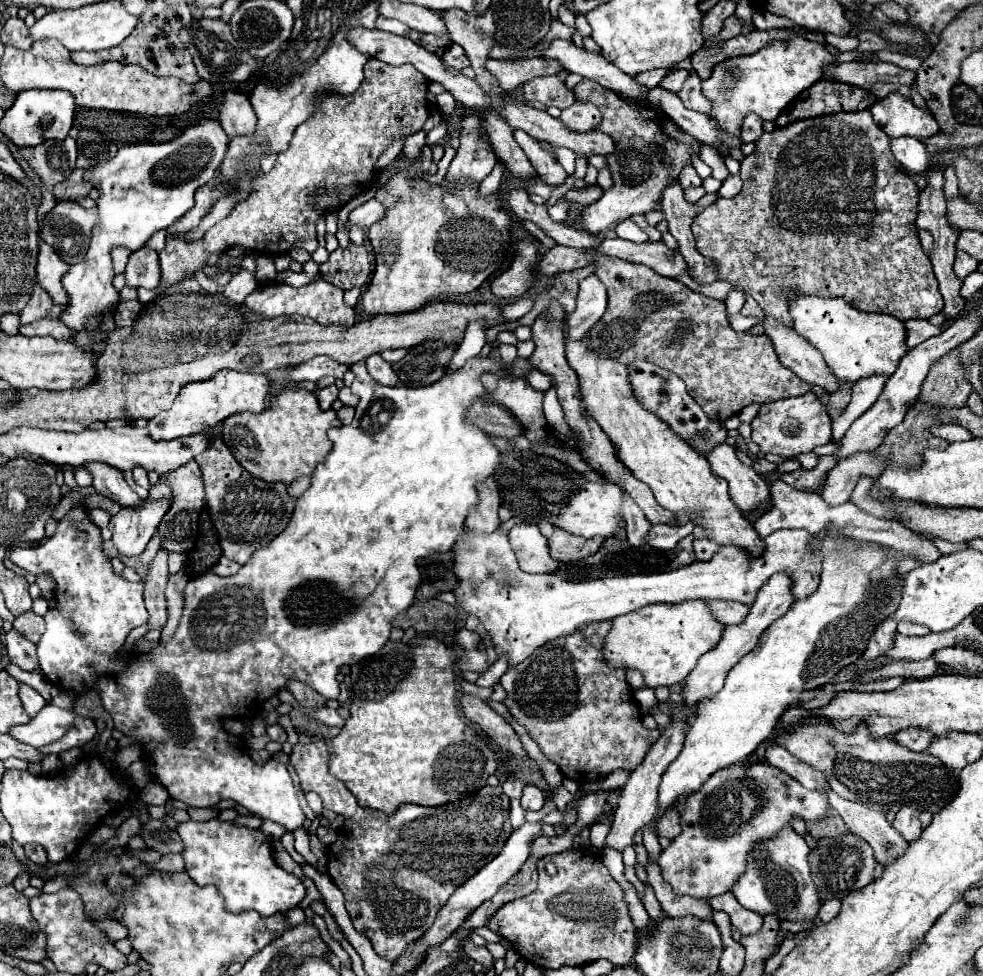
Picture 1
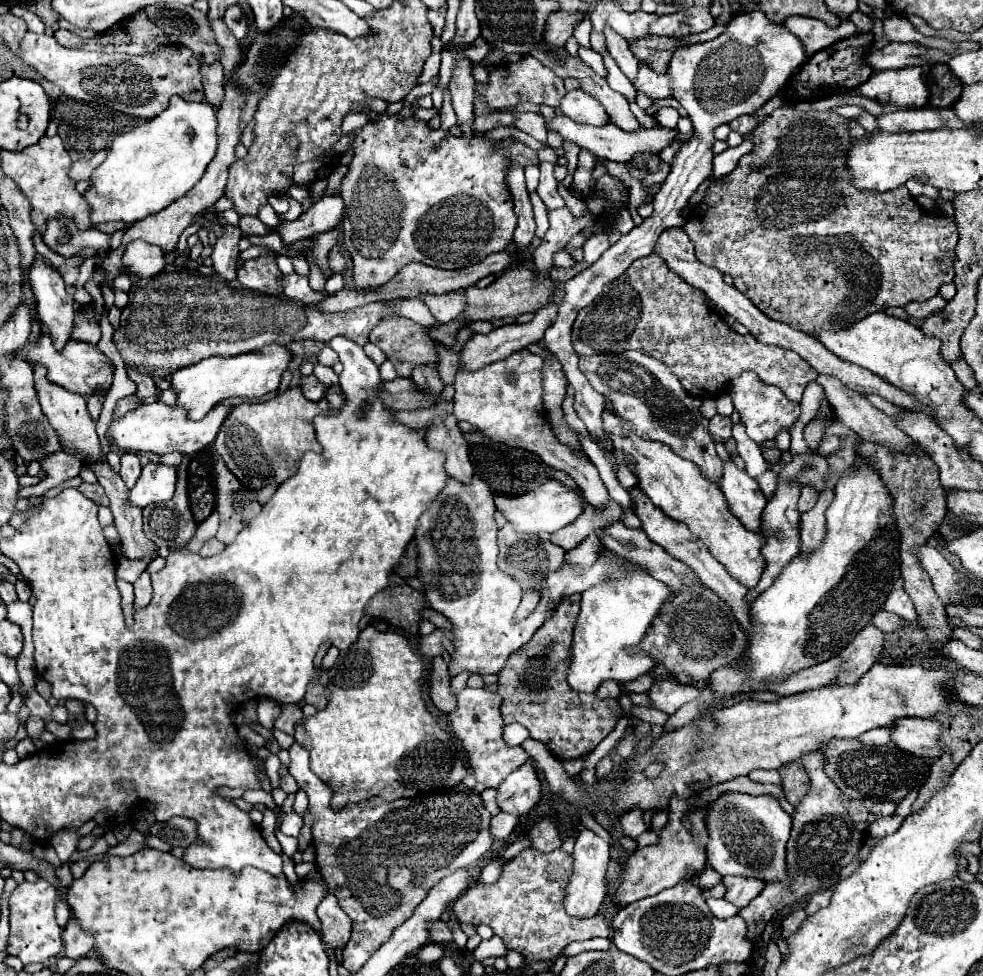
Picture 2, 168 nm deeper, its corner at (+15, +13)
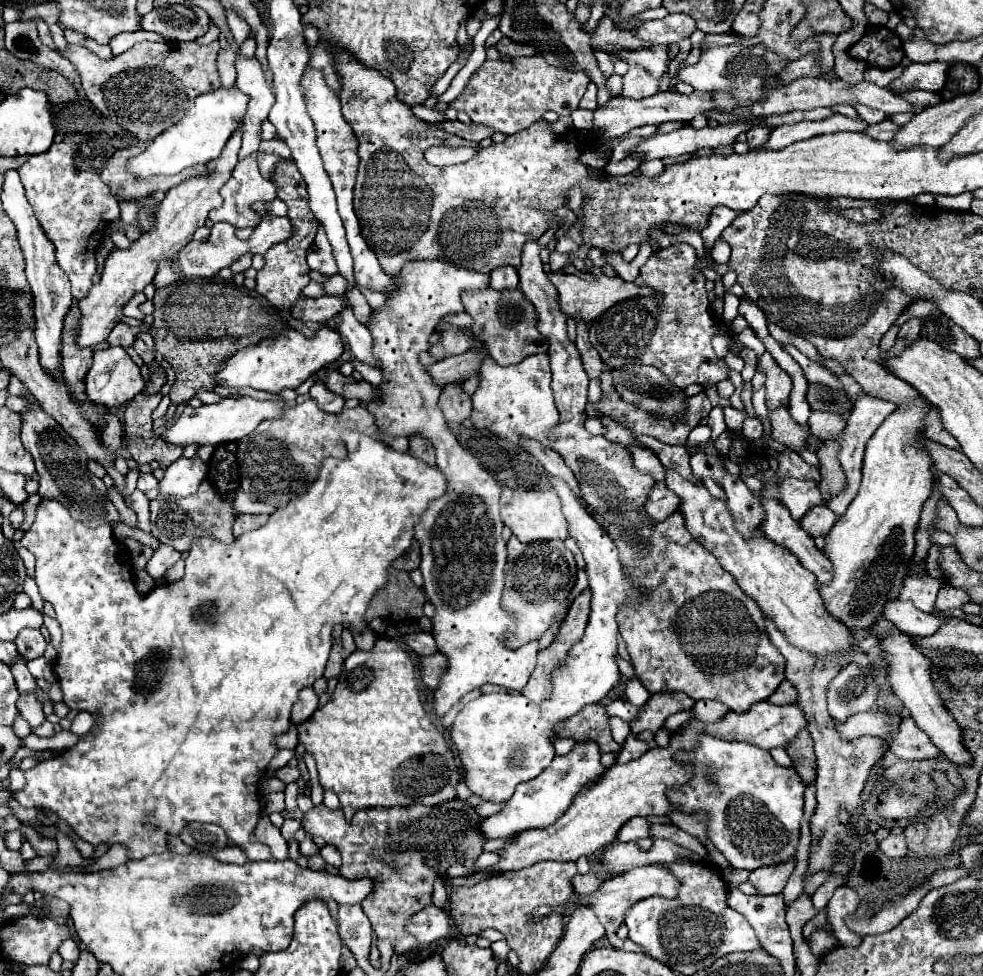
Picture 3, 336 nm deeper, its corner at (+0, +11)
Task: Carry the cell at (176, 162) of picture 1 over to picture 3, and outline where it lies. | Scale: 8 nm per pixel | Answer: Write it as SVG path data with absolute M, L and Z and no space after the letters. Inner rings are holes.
M235 85L231 89L213 89L195 99L195 105L185 113L185 117L161 133L151 145L129 161L129 173L135 177L151 177L151 175L177 175L187 167L209 163L219 157L231 133L235 133L235 125L241 123L243 113L247 111L247 97Z

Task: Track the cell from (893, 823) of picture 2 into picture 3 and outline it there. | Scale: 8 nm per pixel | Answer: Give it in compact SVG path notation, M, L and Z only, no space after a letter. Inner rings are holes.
M889 835L887 839L883 839L879 843L879 847L891 859L903 859L907 855L907 845L905 845L905 837L903 835Z

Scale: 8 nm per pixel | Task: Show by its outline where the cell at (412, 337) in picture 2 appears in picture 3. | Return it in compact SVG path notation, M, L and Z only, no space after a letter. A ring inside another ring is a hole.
M305 67L299 85L307 103L307 113L315 121L317 149L337 193L337 209L355 261L355 281L359 287L387 295L385 305L371 311L371 321L367 325L373 337L373 353L379 361L379 371L383 373L383 383L375 387L383 393L383 401L367 403L367 411L373 413L375 425L389 437L417 435L431 441L437 455L437 467L447 477L447 493L431 501L419 519L419 525L415 525L415 539L421 543L419 569L423 573L423 591L435 607L431 635L439 645L439 653L449 659L447 673L443 673L439 689L433 691L433 713L443 719L465 693L479 689L485 683L495 683L511 691L523 691L531 671L535 669L537 657L537 641L531 641L519 649L507 649L503 645L503 631L515 629L515 621L501 607L507 563L507 549L501 537L503 523L499 517L501 487L447 429L447 421L437 407L441 387L431 381L417 357L421 351L429 351L429 337L441 317L464 311L461 291L485 289L489 285L489 275L457 267L447 261L407 261L397 277L387 275L375 253L361 237L359 221L353 211L359 143L341 113L339 95L323 81L323 73L319 73L319 69Z

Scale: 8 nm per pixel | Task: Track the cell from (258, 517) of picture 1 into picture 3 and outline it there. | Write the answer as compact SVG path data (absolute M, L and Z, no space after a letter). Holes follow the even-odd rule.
M243 513L243 515L239 515L237 519L235 519L235 525L233 525L233 535L235 537L239 537L241 533L245 533L245 531L253 531L253 529L259 529L261 525L265 525L267 523L267 515L247 515L247 513Z

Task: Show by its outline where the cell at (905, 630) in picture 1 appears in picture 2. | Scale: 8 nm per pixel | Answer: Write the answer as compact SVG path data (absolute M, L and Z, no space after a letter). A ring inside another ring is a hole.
M898 589L898 591L892 591L884 603L884 609L890 611L890 613L896 613L900 617L904 617L906 621L916 621L918 613L914 609L914 603L912 599L908 597L908 593L904 589Z

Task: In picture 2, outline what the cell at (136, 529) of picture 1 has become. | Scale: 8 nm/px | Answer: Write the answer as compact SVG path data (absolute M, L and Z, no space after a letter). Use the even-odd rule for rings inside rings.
M148 463L142 467L142 475L136 485L128 491L128 503L144 509L150 503L168 501L174 495L176 485L176 467L162 463Z

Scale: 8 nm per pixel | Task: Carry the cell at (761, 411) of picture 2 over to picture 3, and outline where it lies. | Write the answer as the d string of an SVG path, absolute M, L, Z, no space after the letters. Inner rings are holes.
M765 353L759 363L757 363L765 373L767 373L767 407L775 409L779 405L787 405L789 403L789 393L791 393L791 377L775 363L775 359Z

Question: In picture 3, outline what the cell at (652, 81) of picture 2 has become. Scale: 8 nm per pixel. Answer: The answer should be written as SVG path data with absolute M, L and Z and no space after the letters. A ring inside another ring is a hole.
M631 67L623 75L623 97L631 99L645 99L659 91L659 83L643 69L643 67Z

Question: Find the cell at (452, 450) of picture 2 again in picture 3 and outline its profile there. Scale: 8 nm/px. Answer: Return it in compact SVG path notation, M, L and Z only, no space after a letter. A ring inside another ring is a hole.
M459 381L459 385L443 387L443 393L439 395L439 409L443 411L443 415L449 423L449 429L453 433L457 433L461 421L471 415L471 399L463 391L463 381Z

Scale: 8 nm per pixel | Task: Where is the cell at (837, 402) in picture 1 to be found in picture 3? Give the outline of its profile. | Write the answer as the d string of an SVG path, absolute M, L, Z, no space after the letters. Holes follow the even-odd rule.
M825 443L825 449L819 449L820 473L823 481L819 483L823 489L823 503L827 503L835 493L840 493L846 486L846 477L841 465L839 465L839 445L837 443Z

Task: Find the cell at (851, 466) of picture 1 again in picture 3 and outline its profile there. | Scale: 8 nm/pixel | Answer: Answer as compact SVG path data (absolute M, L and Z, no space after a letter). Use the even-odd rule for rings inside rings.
M815 505L813 509L809 509L809 513L801 519L801 527L811 535L811 537L825 537L831 531L831 525L835 525L839 517L835 513L831 513L831 509L827 509L825 505Z

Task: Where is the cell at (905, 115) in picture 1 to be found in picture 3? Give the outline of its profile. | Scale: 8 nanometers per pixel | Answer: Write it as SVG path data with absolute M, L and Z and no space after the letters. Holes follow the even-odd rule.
M931 61L931 63L909 63L903 73L891 83L891 89L897 93L909 91L909 89L925 89L937 93L945 83L945 71L947 63L943 61Z

